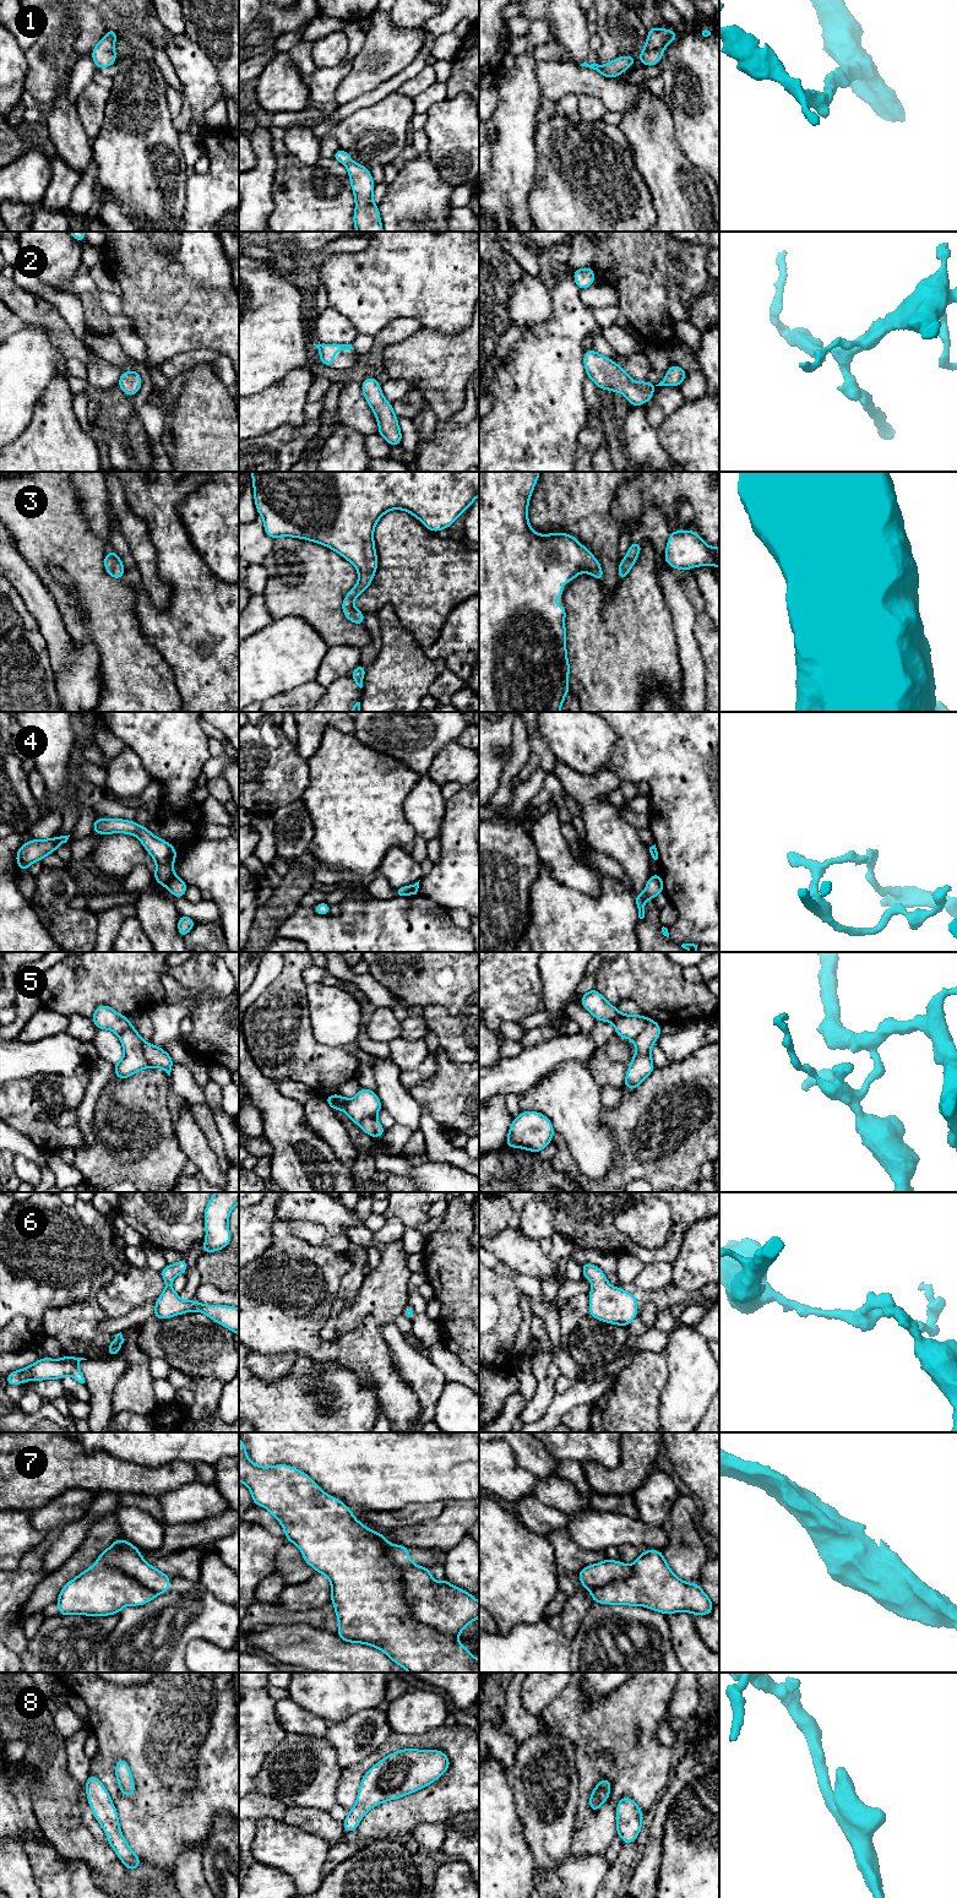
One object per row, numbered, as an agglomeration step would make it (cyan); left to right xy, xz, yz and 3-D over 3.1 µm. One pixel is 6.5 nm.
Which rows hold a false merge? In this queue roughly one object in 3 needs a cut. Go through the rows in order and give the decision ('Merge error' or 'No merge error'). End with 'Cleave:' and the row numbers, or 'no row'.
1: No merge error
2: No merge error
3: No merge error
4: Merge error
5: Merge error
6: No merge error
7: No merge error
8: No merge error
Cleave: 4, 5

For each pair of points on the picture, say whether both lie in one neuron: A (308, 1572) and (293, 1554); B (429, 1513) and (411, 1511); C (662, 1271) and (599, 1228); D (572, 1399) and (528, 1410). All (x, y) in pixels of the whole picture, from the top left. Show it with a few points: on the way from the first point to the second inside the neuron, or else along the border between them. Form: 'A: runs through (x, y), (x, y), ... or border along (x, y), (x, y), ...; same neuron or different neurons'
A: runs through (303, 1567), (294, 1559); same neuron
B: runs through (424, 1512), (416, 1512); same neuron
C: border along (670, 1263), (654, 1261), (645, 1265); different neurons
D: border along (556, 1393), (548, 1409), (538, 1419); different neurons

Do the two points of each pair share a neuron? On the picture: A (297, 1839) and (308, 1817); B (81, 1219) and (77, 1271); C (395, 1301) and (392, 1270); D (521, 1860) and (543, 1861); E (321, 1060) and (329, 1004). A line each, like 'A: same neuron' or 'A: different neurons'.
A: different neurons
B: same neuron
C: same neuron
D: different neurons
E: different neurons

